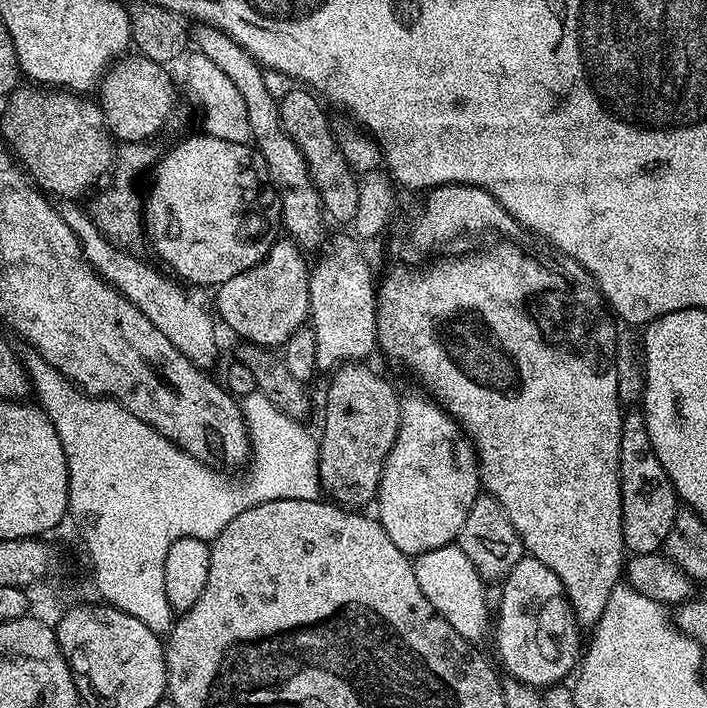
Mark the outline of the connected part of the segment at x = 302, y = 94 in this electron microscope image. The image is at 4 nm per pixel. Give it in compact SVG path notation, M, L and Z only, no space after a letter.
M292 86L292 89L284 97L281 95L278 101L281 125L308 163L311 182L320 196L323 211L336 220L352 221L354 214L358 214L358 180L345 162L344 155L340 153L340 145L336 143L336 132L328 125L328 116L324 113L325 105L304 86Z

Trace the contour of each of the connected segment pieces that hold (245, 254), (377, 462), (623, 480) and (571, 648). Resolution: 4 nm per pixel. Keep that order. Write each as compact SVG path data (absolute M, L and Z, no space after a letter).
M207 134L199 135L186 137L181 144L174 145L165 156L163 153L157 159L142 211L147 239L152 239L153 250L164 259L169 268L167 271L173 277L181 276L176 278L185 285L219 286L234 278L234 274L252 268L272 249L282 232L281 199L268 175L267 164L255 147L226 142Z
M349 362L335 373L336 376L328 386L328 401L324 404L324 433L319 433L318 443L320 446L320 487L323 495L329 501L335 502L340 506L358 506L354 504L368 504L377 499L380 491L380 479L384 470L390 450L394 446L394 442L398 438L398 430L400 429L400 406L402 403L401 397L396 397L396 392L375 372L372 368L367 368L369 365L364 362Z
M643 411L628 412L622 422L620 443L620 493L622 494L622 538L624 547L635 555L659 553L666 534L676 521L678 497L646 430Z
M526 554L516 563L502 587L504 597L496 616L496 648L507 675L537 690L567 681L567 676L571 677L577 671L582 656L582 628L576 622L558 574Z

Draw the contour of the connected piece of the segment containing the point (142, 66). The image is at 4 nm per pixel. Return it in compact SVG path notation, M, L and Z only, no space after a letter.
M128 54L105 75L98 88L98 103L104 122L117 141L148 142L163 130L176 108L176 88L168 71L165 65L150 58Z

